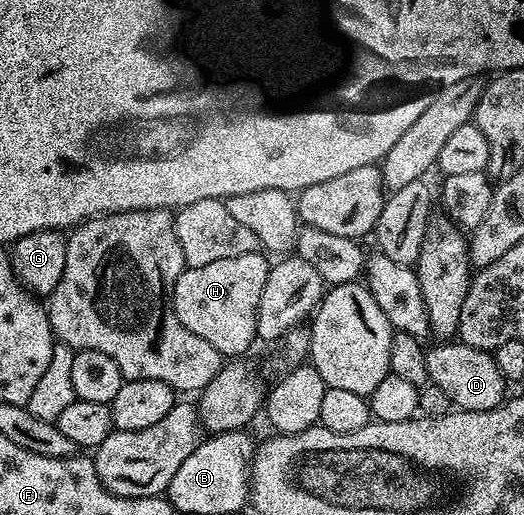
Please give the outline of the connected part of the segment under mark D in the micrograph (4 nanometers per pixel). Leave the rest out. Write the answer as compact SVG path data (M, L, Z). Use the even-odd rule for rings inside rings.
M449 340L444 344L437 344L441 346L429 346L425 351L425 359L427 360L427 372L429 373L429 382L432 385L438 386L439 388L443 388L443 392L447 392L447 396L453 401L454 407L458 410L490 410L491 408L495 408L496 406L501 405L502 402L506 401L507 393L505 394L505 389L507 389L507 383L505 378L499 372L499 368L495 364L495 360L493 359L492 353L487 350L480 350L479 348L475 348L474 346L468 346L467 343L462 342L460 340Z

